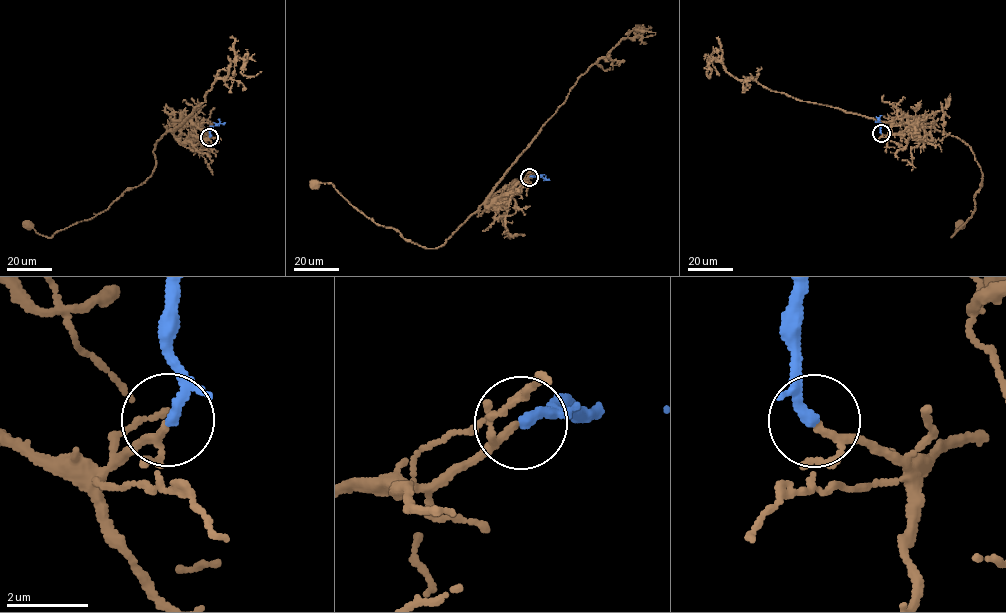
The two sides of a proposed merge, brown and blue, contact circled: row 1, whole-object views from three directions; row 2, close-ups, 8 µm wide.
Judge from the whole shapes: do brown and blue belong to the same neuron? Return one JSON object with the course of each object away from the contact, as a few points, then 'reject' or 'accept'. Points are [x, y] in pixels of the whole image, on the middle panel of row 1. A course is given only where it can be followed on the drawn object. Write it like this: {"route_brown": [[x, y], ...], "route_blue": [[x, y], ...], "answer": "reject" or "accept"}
{"route_brown": [[529, 177], [488, 206], [482, 204], [443, 245], [432, 249], [377, 224], [331, 183], [313, 184]], "route_blue": [[529, 177], [541, 175], [550, 180]], "answer": "accept"}

